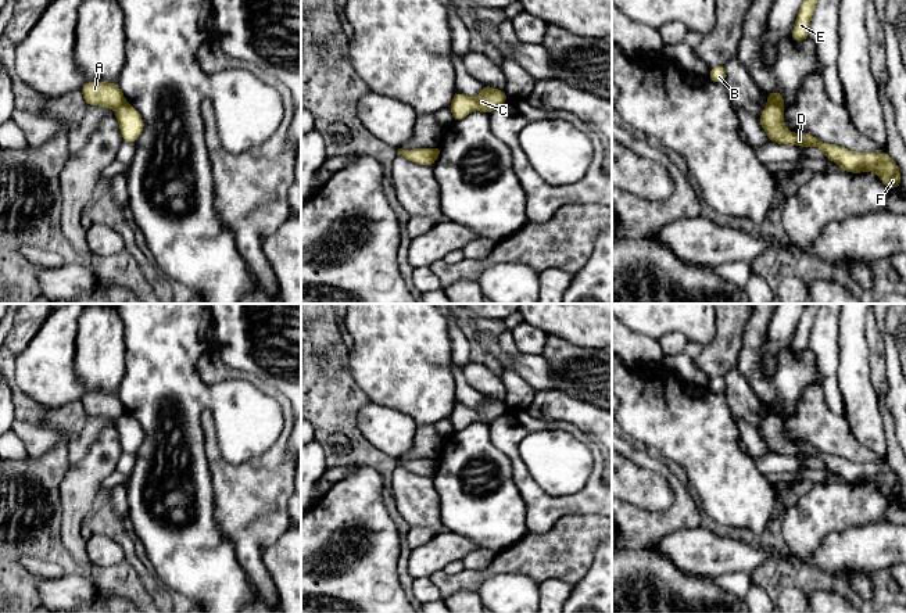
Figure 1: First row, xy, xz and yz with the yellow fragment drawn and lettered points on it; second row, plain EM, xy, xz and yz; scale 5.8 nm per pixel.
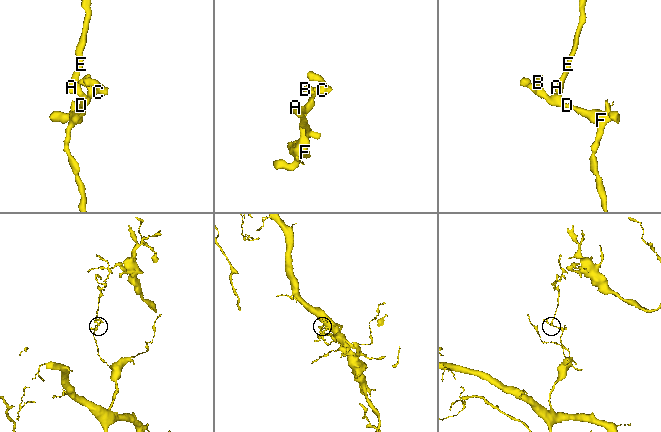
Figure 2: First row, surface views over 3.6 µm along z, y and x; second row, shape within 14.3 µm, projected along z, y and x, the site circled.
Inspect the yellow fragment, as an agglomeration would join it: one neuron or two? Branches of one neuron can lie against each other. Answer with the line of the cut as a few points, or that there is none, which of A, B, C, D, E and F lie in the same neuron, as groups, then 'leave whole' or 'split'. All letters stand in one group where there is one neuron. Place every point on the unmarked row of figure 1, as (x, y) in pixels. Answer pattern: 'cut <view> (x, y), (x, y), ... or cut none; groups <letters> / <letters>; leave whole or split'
cut yz (767, 413), (781, 418); groups A E / B C D F; split

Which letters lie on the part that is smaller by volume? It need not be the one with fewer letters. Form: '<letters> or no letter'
A, E

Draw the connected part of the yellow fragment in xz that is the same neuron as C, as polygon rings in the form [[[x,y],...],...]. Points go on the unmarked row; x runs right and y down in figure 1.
[[[483,395],[483,401],[477,408],[468,408],[455,402],[450,420],[454,431],[461,431],[473,422],[491,424],[495,419],[506,413],[509,409],[504,401]]]

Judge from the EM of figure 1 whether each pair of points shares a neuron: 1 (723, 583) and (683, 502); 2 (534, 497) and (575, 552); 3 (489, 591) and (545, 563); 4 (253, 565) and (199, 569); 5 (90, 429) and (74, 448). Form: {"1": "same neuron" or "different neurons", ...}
{"1": "different neurons", "2": "different neurons", "3": "different neurons", "4": "different neurons", "5": "same neuron"}

